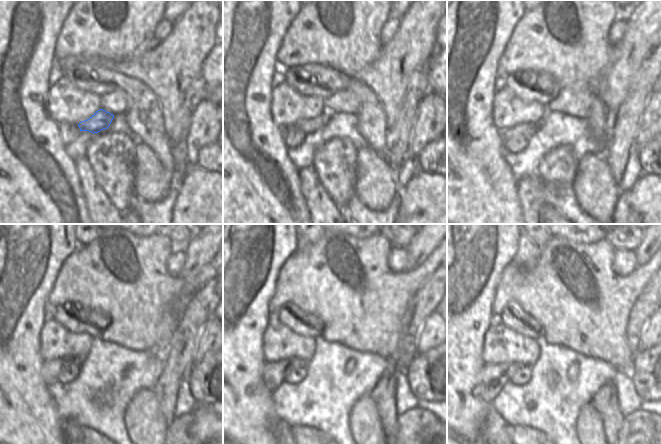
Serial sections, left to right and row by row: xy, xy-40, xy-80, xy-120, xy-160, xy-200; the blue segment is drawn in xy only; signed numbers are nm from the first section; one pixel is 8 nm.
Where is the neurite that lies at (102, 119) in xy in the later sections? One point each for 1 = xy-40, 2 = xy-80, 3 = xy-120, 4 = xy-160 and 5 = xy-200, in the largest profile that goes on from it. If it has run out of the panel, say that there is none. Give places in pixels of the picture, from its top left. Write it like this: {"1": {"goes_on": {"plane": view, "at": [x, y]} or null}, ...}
{"1": {"goes_on": {"plane": "xy-40", "at": [307, 126]}}, "2": {"goes_on": {"plane": "xy-80", "at": [527, 130]}}, "3": {"goes_on": {"plane": "xy-120", "at": [50, 369]}}, "4": {"goes_on": {"plane": "xy-160", "at": [272, 373]}}, "5": {"goes_on": {"plane": "xy-200", "at": [491, 378]}}}

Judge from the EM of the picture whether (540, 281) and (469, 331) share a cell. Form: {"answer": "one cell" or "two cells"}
{"answer": "two cells"}

